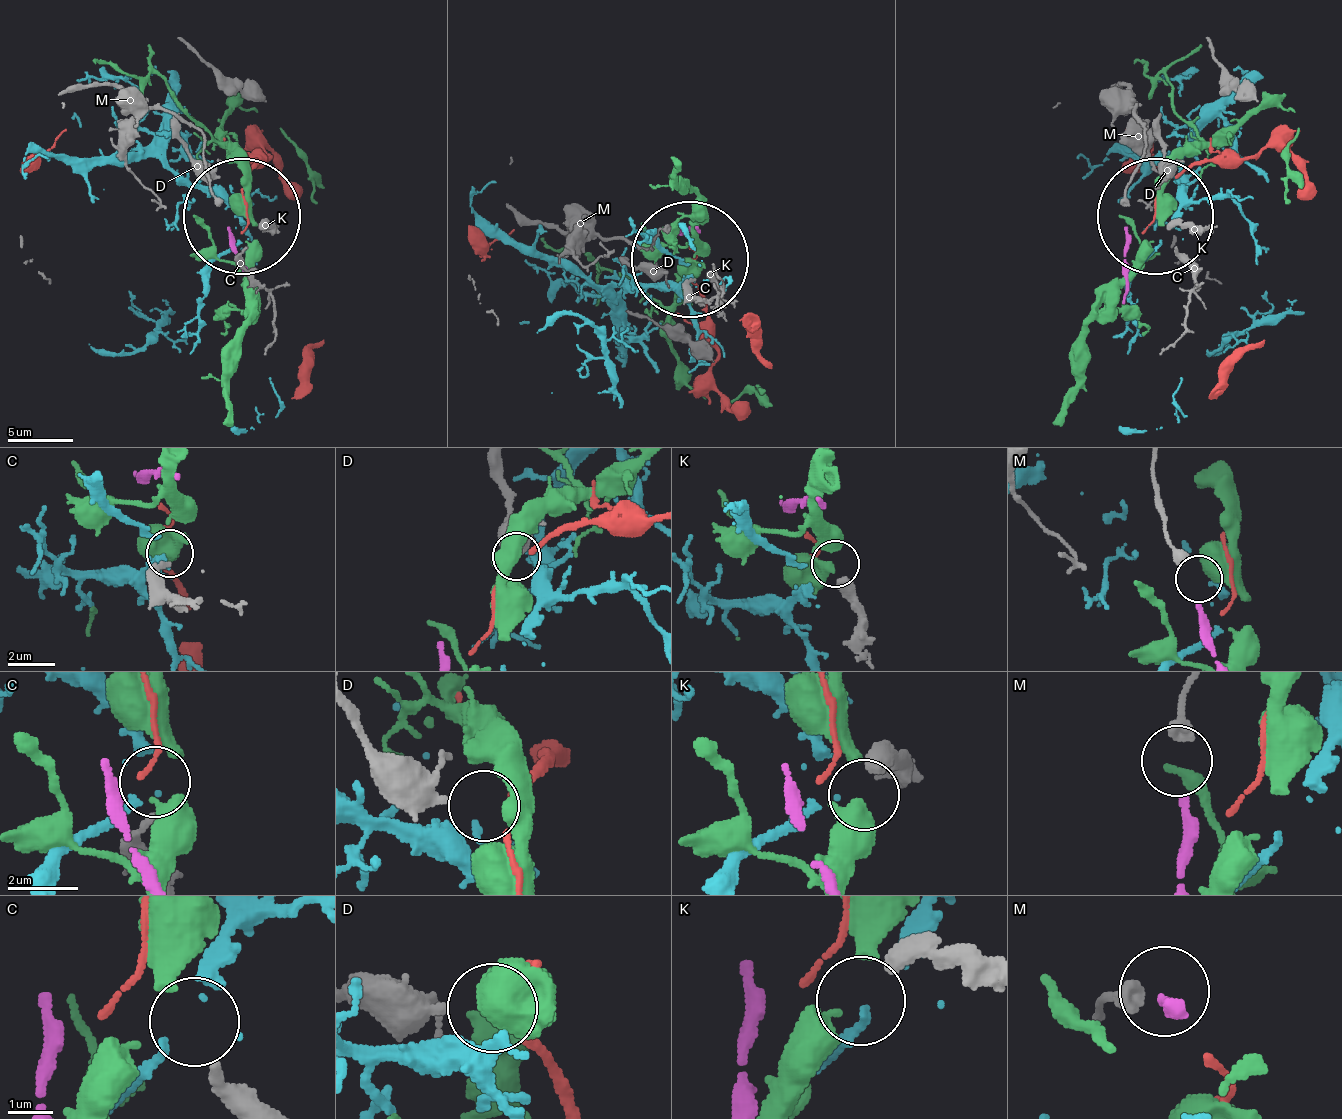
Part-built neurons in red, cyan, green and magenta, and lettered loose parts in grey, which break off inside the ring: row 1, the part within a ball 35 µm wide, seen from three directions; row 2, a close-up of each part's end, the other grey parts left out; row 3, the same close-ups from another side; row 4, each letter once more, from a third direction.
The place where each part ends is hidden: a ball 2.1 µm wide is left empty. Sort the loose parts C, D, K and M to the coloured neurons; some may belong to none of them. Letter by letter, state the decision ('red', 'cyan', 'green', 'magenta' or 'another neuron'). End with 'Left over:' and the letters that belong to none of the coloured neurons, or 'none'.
C: cyan
D: red
K: another neuron
M: magenta
Left over: K

